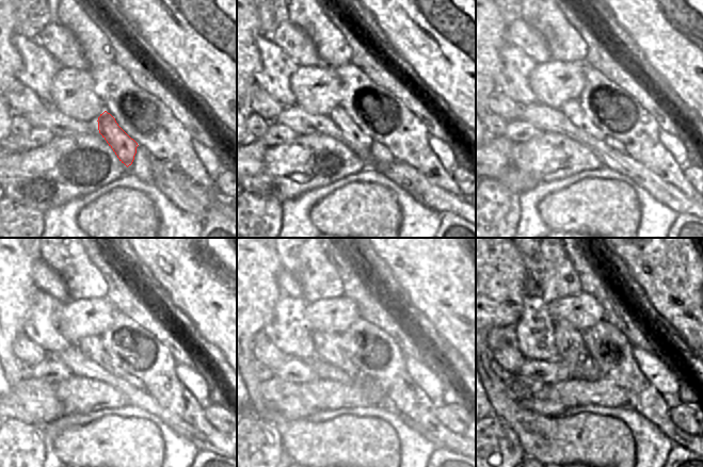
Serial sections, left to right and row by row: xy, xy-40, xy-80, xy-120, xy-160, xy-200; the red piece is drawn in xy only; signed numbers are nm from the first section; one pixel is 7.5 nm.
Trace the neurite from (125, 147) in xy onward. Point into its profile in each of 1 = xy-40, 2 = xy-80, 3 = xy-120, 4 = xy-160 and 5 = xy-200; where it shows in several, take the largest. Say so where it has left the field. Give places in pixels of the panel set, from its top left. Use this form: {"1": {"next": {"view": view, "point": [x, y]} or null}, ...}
{"1": {"next": {"view": "xy-40", "point": [353, 135]}}, "2": {"next": {"view": "xy-80", "point": [572, 109]}}, "3": {"next": {"view": "xy-120", "point": [92, 347]}}, "4": {"next": {"view": "xy-160", "point": [329, 347]}}, "5": {"next": {"view": "xy-200", "point": [569, 341]}}}

